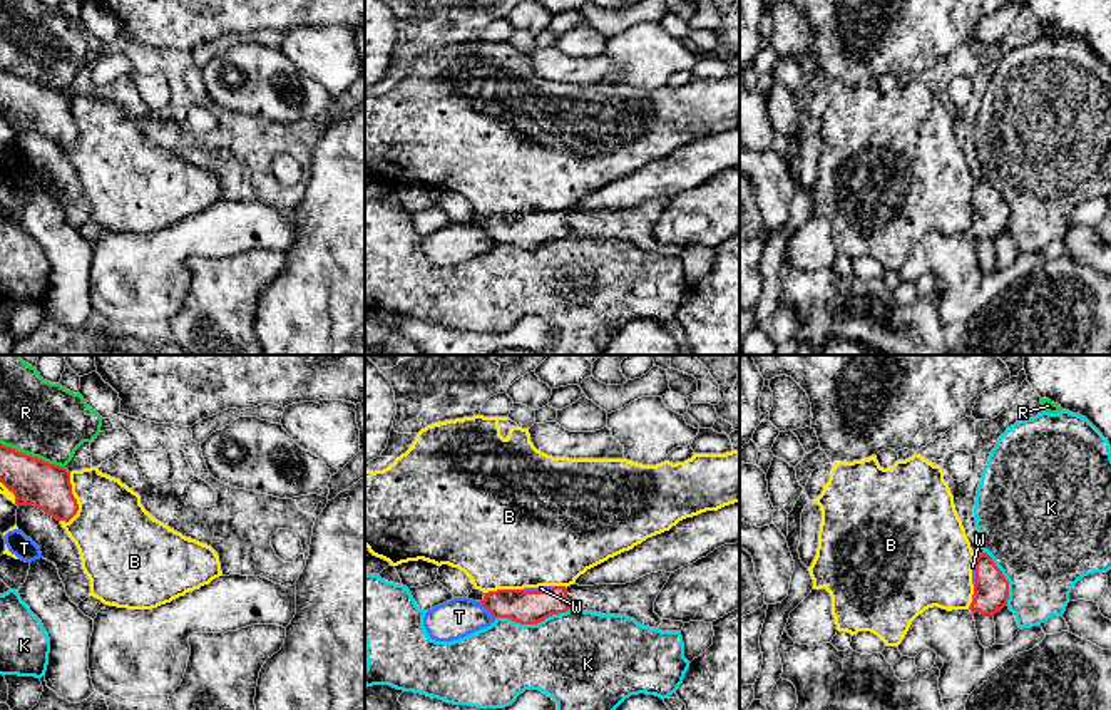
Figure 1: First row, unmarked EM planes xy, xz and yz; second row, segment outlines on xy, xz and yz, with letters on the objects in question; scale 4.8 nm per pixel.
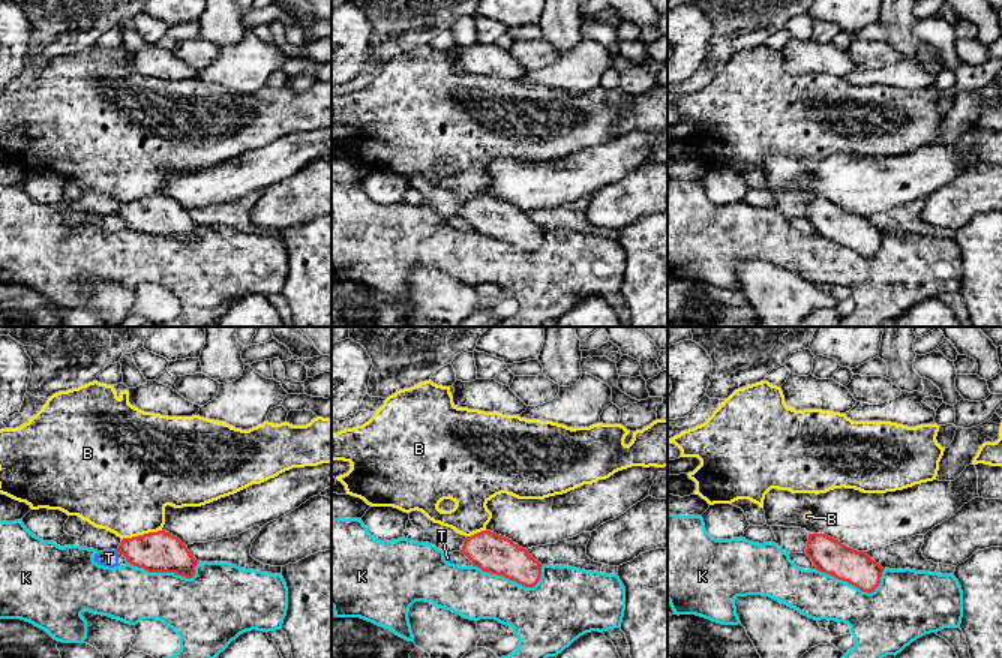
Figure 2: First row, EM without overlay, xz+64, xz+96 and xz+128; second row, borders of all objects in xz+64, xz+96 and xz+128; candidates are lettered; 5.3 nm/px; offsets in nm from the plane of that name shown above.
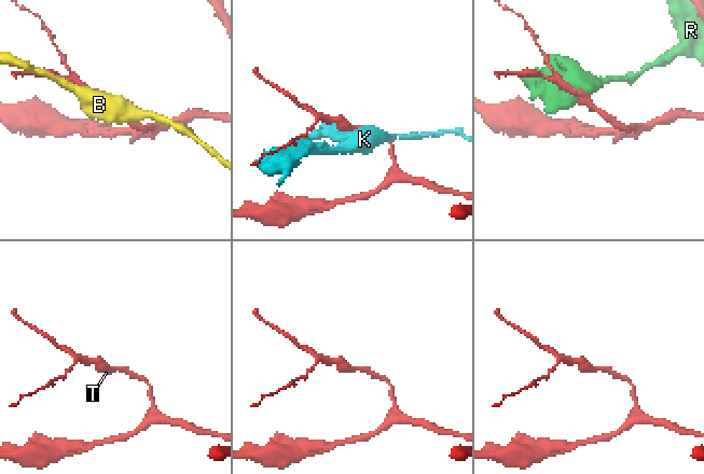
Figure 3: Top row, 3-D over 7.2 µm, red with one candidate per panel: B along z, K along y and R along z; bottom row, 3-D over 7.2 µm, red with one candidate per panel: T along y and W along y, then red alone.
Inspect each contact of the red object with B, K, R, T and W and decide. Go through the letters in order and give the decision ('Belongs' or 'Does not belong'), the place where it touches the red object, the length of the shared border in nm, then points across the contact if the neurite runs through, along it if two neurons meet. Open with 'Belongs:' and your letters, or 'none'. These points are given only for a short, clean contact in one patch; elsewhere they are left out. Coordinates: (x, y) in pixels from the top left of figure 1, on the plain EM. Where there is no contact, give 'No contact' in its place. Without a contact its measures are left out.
Belongs: W
B: Does not belong. Touches red at xy (74, 123). Shared border 240 nm
K: Does not belong. Touches red at xz (534, 248). Shared border 380 nm
R: Does not belong. Touches red at xy (30, 81). Shared border 340 nm
T: Does not belong. Touches red at xz (487, 235). Shared border 120 nm
W: Belongs. Touches red at xz (537, 216). Shared border 160 nm

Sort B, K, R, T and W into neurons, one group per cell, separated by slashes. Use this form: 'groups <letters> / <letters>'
groups B / K / R / T / W

